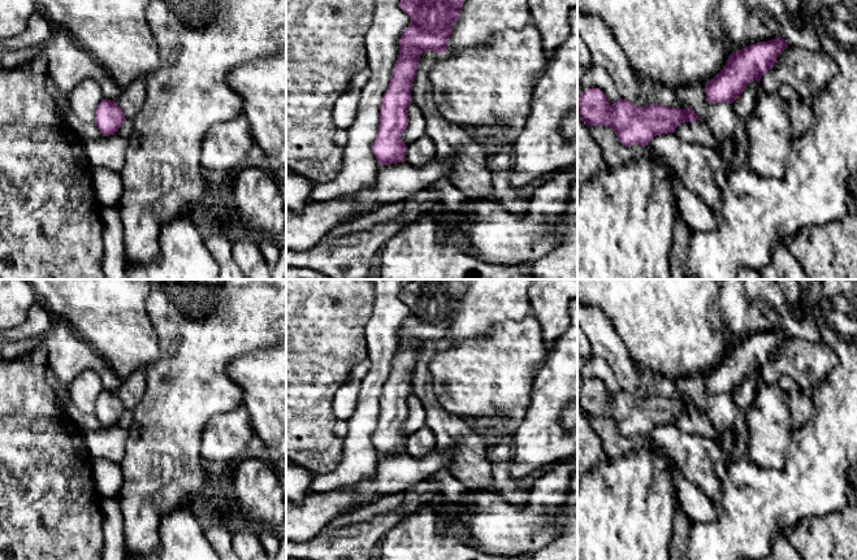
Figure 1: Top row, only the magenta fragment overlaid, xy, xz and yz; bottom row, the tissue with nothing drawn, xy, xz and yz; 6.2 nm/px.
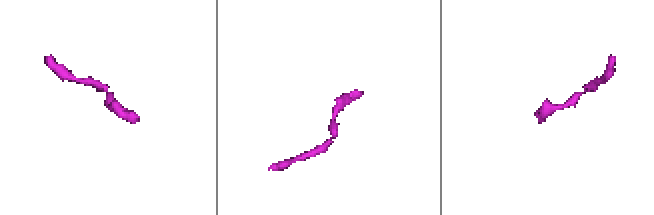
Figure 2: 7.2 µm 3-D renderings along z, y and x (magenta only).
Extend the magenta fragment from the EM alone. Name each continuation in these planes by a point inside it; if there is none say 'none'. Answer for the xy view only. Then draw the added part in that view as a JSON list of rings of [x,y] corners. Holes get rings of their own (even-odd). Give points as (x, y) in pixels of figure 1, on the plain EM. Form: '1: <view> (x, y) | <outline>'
none

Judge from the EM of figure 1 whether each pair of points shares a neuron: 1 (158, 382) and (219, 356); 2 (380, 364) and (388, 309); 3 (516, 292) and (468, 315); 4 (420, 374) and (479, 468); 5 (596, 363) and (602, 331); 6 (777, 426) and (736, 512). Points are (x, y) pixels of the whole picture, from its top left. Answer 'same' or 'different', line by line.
1: same
2: same
3: same
4: same
5: different
6: different

